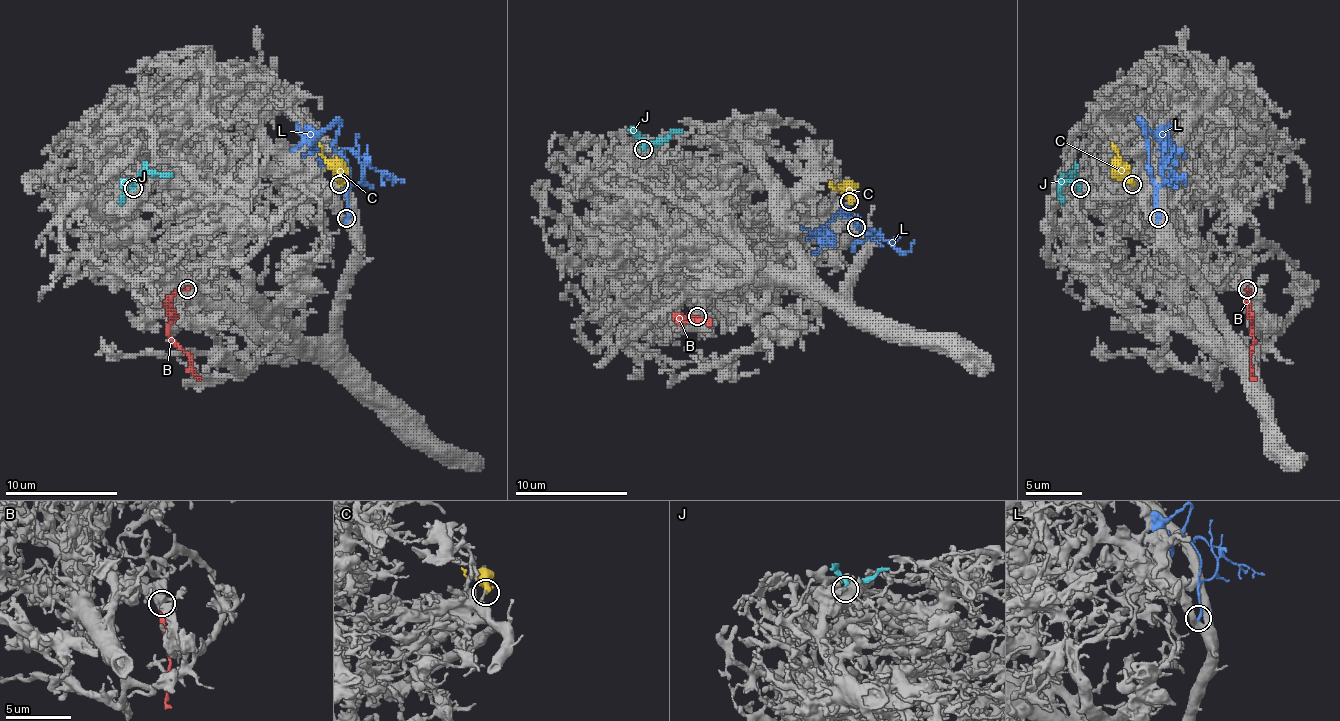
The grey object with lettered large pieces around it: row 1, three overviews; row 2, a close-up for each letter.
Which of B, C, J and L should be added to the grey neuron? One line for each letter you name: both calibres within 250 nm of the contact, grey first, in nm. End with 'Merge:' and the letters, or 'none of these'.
J: 550/240 nm
Merge: J

